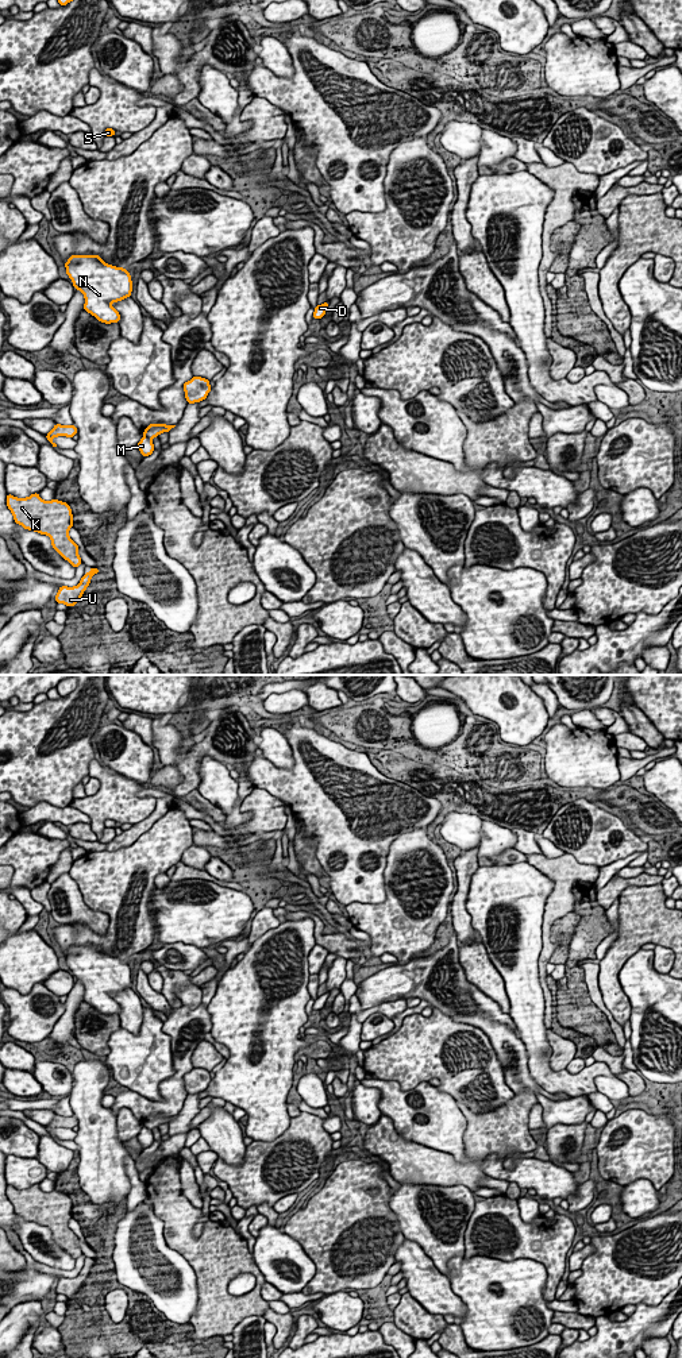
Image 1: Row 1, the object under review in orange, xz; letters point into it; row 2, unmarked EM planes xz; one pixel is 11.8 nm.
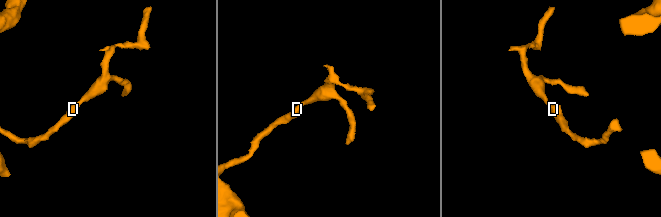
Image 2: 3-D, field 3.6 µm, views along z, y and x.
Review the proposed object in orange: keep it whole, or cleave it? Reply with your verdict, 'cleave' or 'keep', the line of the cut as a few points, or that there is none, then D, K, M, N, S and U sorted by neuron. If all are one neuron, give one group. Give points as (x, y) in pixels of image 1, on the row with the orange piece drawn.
cleave; cut in xz along (145, 435), (150, 439); D N S / K M U

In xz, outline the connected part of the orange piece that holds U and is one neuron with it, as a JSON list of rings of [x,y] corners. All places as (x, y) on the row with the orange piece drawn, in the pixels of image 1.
[[[92,567],[88,574],[84,574],[77,586],[74,587],[61,586],[55,595],[57,603],[65,603],[69,607],[74,606],[81,599],[84,591],[89,586],[90,578],[99,571],[100,571],[99,568]]]

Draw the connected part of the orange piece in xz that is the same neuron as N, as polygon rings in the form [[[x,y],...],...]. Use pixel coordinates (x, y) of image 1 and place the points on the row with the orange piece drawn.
[[[72,255],[65,267],[73,286],[85,297],[84,309],[101,323],[119,323],[120,315],[111,304],[131,297],[132,281],[130,273],[123,267],[103,262],[99,255]]]

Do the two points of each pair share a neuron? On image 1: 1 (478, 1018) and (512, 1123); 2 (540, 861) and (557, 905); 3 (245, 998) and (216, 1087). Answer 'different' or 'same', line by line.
1: different
2: same
3: same

